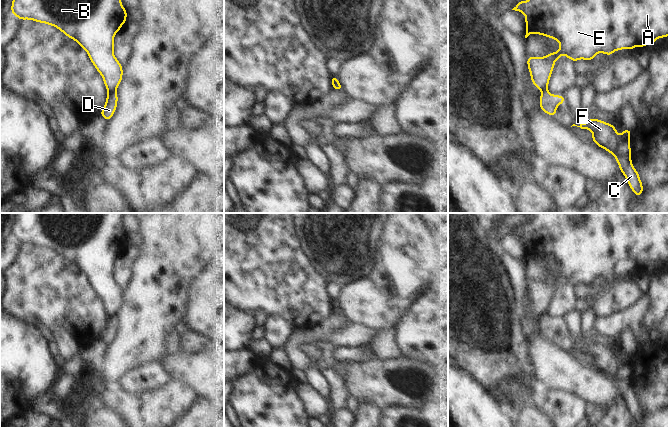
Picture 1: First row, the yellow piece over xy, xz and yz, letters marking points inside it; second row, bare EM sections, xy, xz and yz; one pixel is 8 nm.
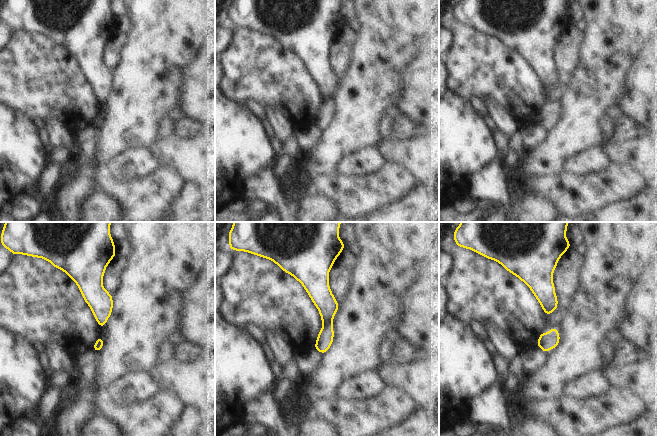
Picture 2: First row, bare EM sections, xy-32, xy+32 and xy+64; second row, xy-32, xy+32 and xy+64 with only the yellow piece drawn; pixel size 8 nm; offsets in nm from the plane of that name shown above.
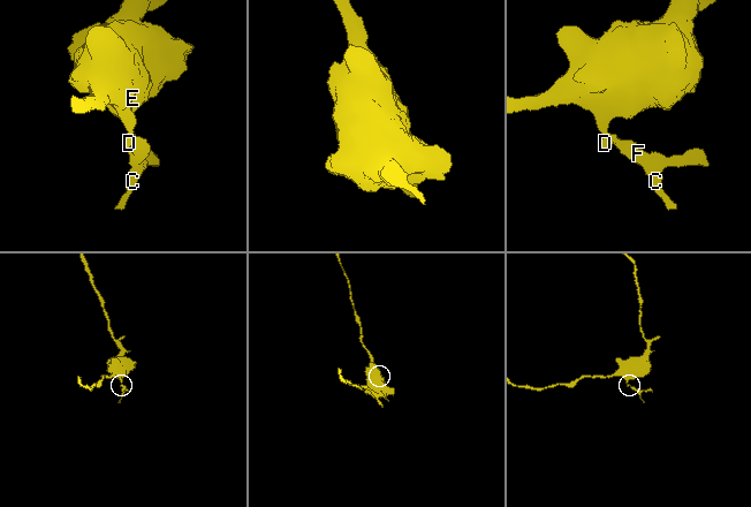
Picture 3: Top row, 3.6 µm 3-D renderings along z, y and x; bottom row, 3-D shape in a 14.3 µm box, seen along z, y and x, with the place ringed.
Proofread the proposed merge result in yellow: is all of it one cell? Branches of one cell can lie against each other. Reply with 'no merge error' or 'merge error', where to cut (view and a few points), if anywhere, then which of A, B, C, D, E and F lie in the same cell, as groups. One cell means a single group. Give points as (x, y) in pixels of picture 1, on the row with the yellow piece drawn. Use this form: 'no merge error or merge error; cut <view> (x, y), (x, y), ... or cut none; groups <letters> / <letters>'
merge error; cut xy (115, 90), (108, 93); groups A B E / C D F

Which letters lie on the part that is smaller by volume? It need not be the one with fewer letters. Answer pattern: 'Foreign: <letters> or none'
Foreign: C, D, F

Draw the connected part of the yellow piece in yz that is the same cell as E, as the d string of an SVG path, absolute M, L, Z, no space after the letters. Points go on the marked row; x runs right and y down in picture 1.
M526 0L517 1L517 5L512 9L521 12L525 15L526 24L526 35L527 38L530 34L543 35L548 38L552 38L559 42L560 48L556 52L550 52L548 55L543 57L528 56L527 57L527 68L530 72L530 78L533 85L540 91L544 91L548 88L549 80L551 78L555 62L562 56L565 55L568 59L576 62L580 59L585 61L591 61L598 53L604 53L607 56L611 56L615 51L628 49L631 50L635 47L643 47L649 43L653 45L659 38L668 37L668 0Z

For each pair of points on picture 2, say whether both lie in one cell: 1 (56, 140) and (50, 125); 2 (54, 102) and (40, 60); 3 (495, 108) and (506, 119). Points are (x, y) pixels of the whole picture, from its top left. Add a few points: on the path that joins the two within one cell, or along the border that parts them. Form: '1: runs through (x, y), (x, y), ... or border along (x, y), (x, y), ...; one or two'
1: runs through (56, 136), (54, 129); one
2: runs through (46, 92), (43, 81), (40, 78), (40, 70); one
3: runs through (498, 111), (503, 116); one

